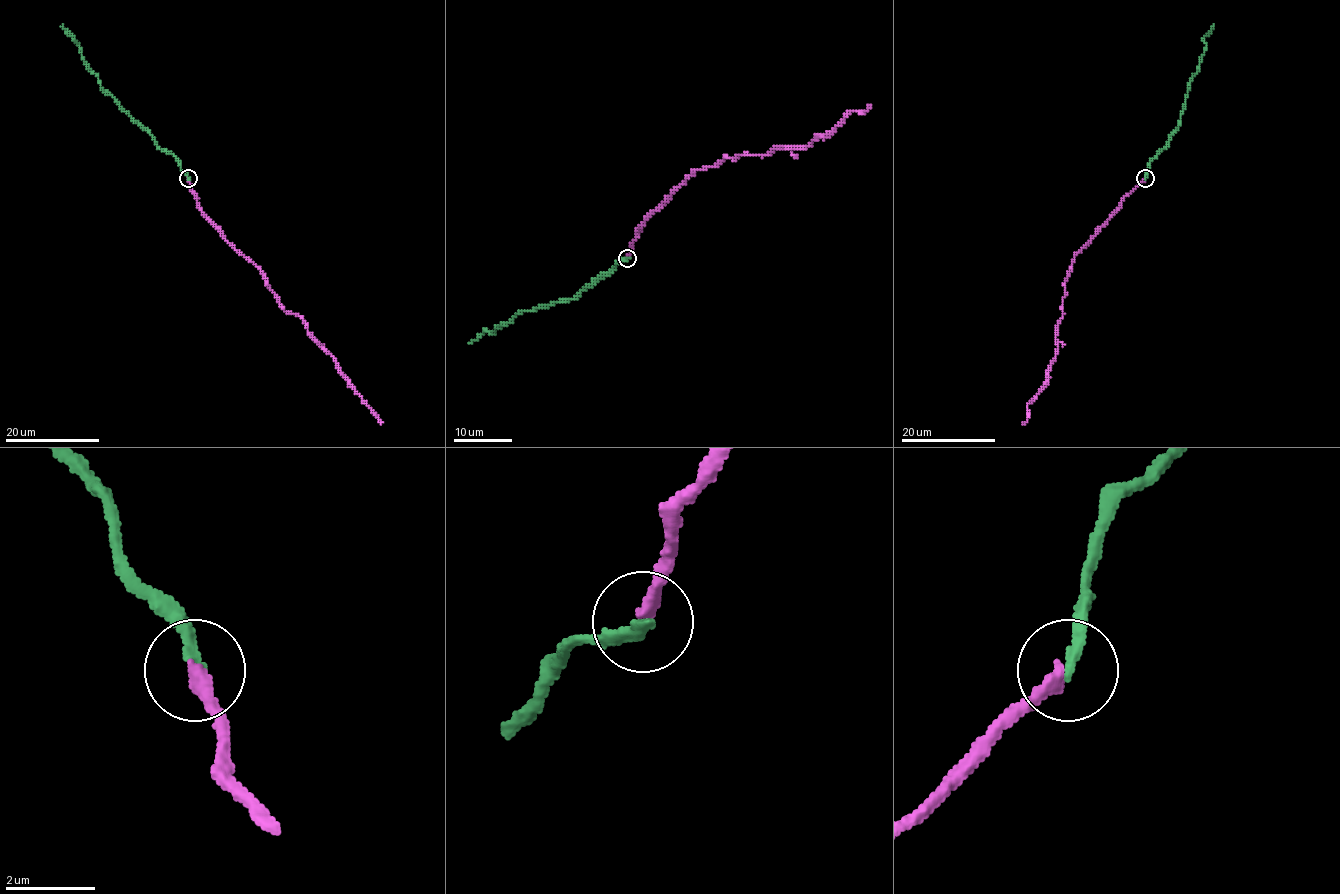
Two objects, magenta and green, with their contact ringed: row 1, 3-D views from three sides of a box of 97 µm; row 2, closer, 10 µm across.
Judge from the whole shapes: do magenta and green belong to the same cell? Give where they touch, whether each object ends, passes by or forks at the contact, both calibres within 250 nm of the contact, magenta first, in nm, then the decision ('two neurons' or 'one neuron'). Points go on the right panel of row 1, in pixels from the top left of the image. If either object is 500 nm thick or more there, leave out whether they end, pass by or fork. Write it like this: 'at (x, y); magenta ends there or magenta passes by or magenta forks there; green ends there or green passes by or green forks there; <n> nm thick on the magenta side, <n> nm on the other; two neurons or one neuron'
at (1145, 178); magenta ends there; green ends there; 320 nm thick on the magenta side, 240 nm on the other; one neuron

